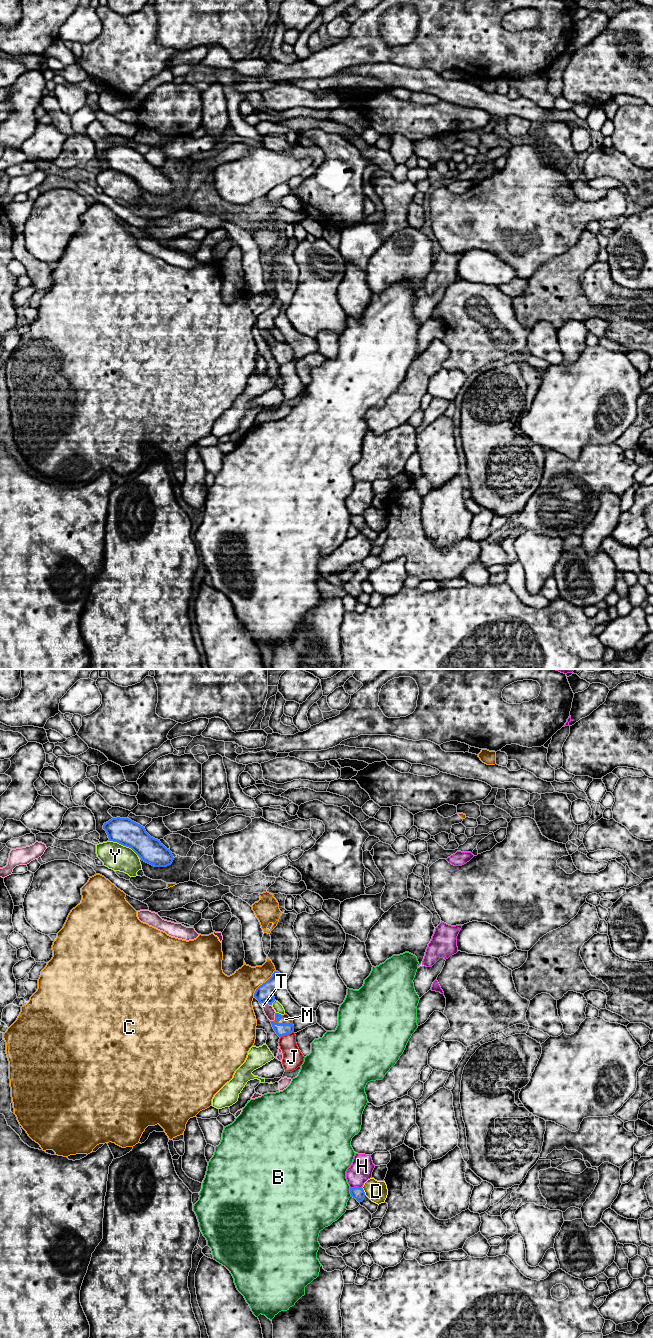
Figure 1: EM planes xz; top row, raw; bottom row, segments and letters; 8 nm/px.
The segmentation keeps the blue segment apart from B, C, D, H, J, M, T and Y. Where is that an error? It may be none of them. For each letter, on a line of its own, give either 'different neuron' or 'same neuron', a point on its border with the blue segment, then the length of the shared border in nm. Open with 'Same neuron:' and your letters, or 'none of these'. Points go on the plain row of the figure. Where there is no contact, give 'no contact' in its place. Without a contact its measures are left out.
Same neuron: M
B: different neuron; meets blue in xz at (350, 520); contact 70 nm long
C: different neuron; meets blue in xz at (263, 311); contact 280 nm long
D: different neuron; meets blue in xz at (363, 519); contact 80 nm long
H: different neuron; meets blue in xz at (355, 515); contact 100 nm long
J: different neuron; meets blue in xz at (286, 362); contact 120 nm long
M: same neuron; meets blue in xz at (282, 352); contact 170 nm long
T: different neuron; meets blue in xz at (266, 330); contact 100 nm long
Y: different neuron; meets blue in xz at (124, 173); contact 260 nm long

